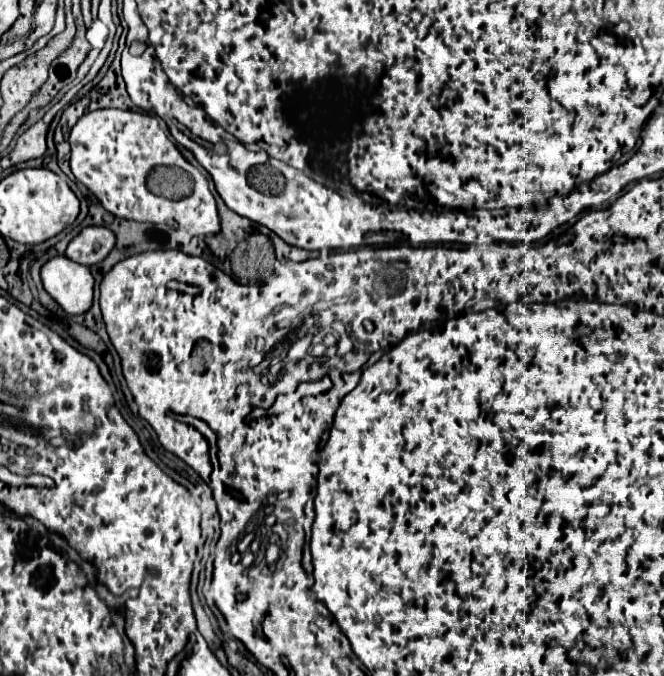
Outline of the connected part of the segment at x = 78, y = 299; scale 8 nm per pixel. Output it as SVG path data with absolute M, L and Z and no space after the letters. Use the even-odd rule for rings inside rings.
M60 255L46 261L40 275L44 289L66 313L80 315L90 309L94 277L86 265Z

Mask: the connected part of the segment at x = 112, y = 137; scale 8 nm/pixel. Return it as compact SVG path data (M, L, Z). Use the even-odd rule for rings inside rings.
M98 109L86 113L70 131L70 145L70 167L74 177L86 185L88 191L92 191L102 207L114 217L146 223L166 223L172 227L182 227L190 235L208 235L220 231L216 201L208 189L206 177L182 157L176 145L160 129L154 115L122 109ZM186 171L194 179L194 191L192 195L180 199L184 195L184 185L192 185Z

